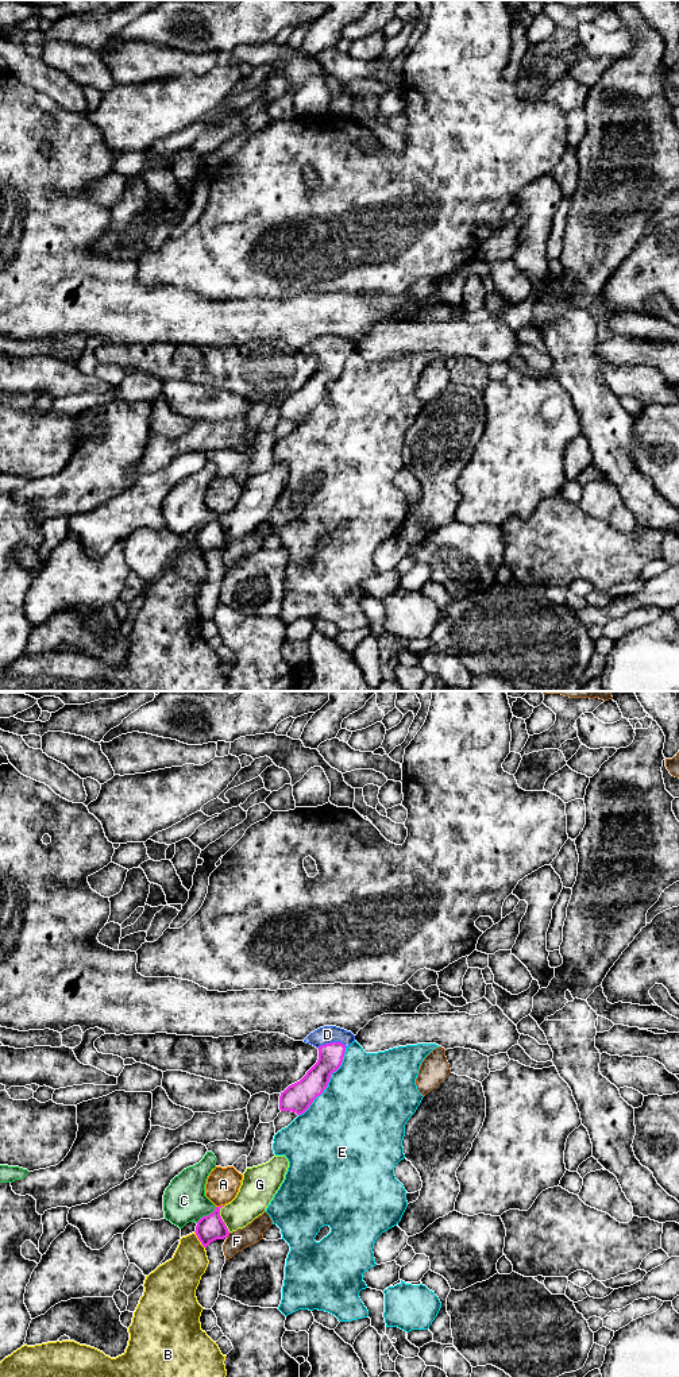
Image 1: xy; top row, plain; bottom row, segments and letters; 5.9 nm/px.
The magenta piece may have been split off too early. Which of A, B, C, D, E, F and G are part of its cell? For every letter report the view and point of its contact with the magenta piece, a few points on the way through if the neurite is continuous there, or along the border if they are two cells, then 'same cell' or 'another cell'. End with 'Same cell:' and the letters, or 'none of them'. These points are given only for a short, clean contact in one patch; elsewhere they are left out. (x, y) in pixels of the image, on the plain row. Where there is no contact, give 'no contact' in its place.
A: meets magenta in xy at (220, 515); border along xy (223, 513), (216, 516); another cell
B: meets magenta in xy at (199, 548); another cell
C: meets magenta in xy at (207, 524); another cell
D: meets magenta in xy at (331, 351); runs through xy (316, 389), (330, 370), (331, 351), (327, 343); same cell
E: meets magenta in xy at (328, 390); another cell
F: meets magenta in xy at (227, 544); another cell
G: meets magenta in xy at (222, 528); another cell
Same cell: D

